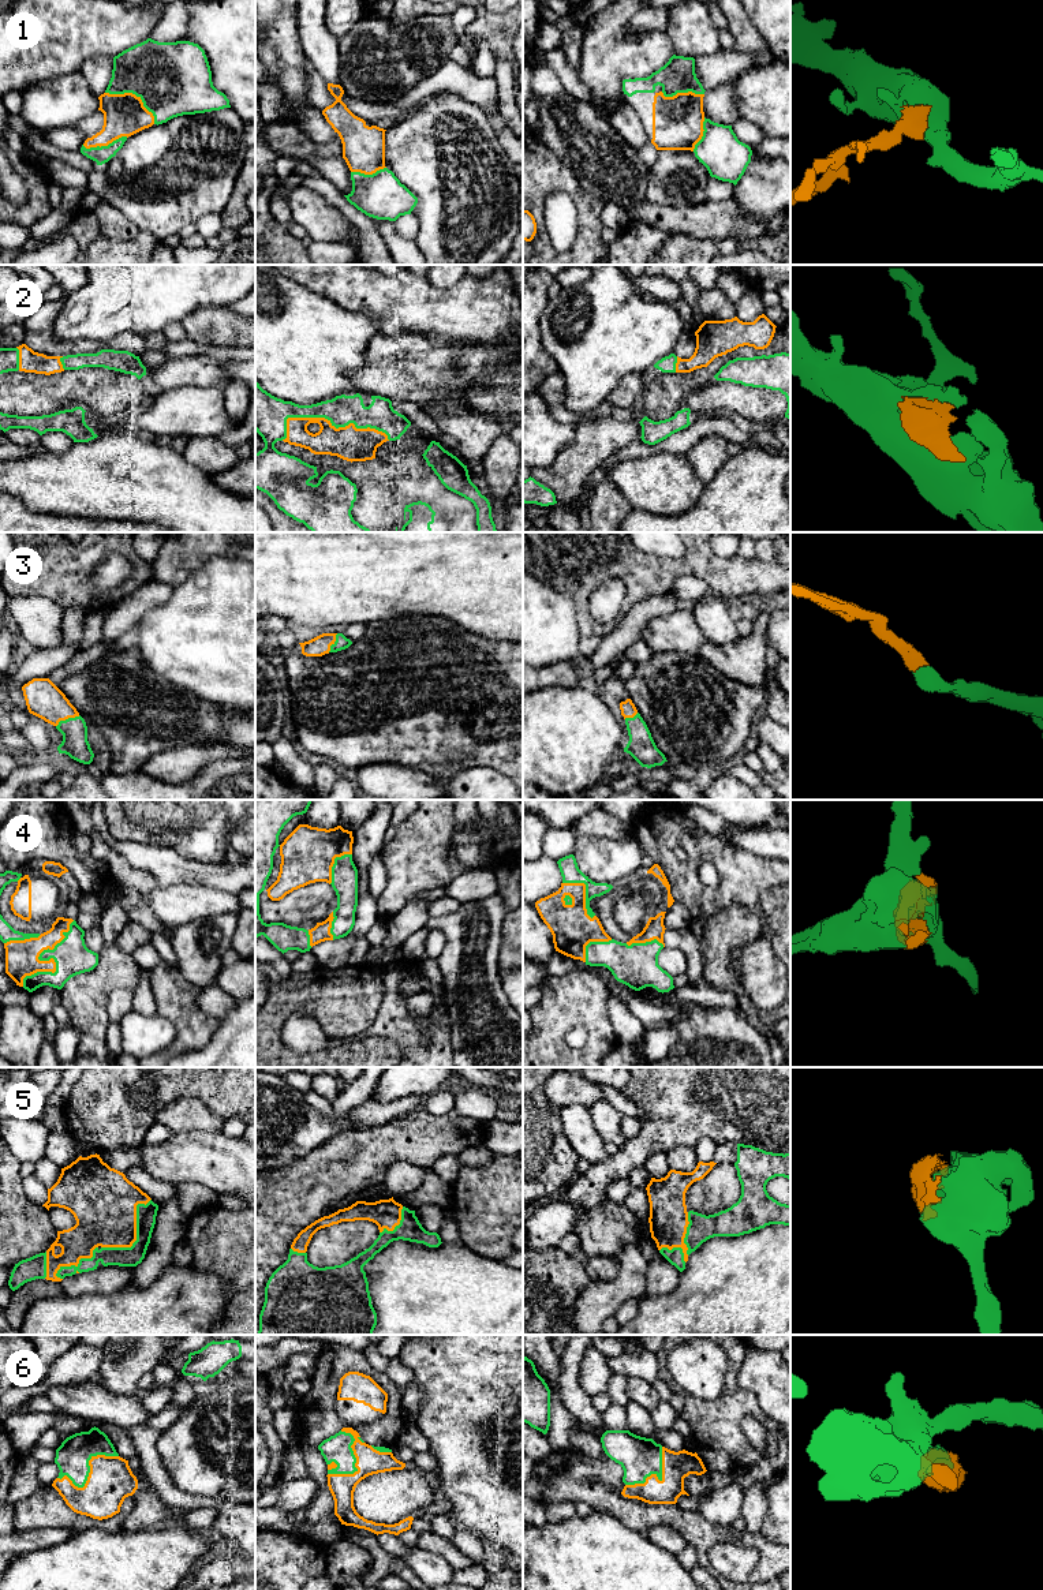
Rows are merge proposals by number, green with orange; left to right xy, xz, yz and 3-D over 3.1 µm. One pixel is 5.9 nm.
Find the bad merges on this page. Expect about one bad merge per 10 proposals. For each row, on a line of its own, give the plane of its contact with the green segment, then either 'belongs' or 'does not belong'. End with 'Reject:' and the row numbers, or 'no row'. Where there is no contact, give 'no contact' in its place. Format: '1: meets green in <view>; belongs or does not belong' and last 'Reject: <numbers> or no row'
1: meets green in xy; belongs
2: meets green in xz; belongs
3: meets green in xy; belongs
4: meets green in xy; belongs
5: meets green in xy; belongs
6: meets green in xz; belongs
Reject: no row

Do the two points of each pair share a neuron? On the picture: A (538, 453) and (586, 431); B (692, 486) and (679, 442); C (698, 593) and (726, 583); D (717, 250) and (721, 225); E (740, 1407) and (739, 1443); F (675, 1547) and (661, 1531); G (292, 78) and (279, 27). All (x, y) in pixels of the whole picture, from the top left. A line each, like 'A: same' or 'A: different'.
A: different
B: different
C: different
D: different
E: same
F: same
G: same

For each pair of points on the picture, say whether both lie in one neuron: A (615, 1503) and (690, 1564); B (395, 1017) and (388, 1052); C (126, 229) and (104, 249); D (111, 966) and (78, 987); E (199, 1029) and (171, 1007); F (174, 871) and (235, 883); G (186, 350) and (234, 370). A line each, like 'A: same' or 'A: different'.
A: different
B: different
C: different
D: same
E: same
F: same
G: different

